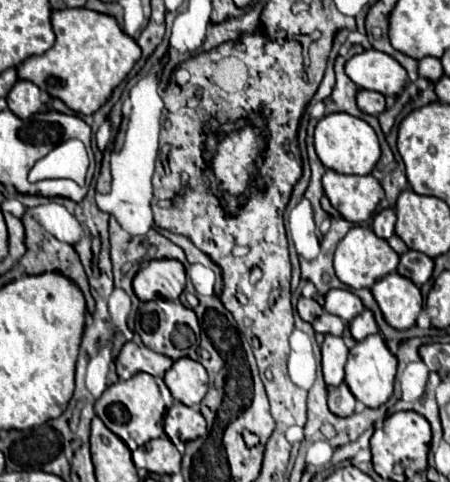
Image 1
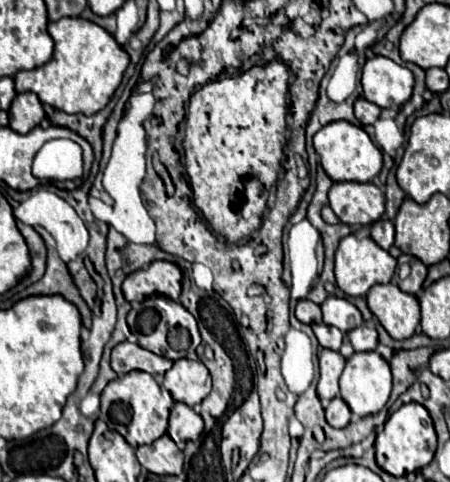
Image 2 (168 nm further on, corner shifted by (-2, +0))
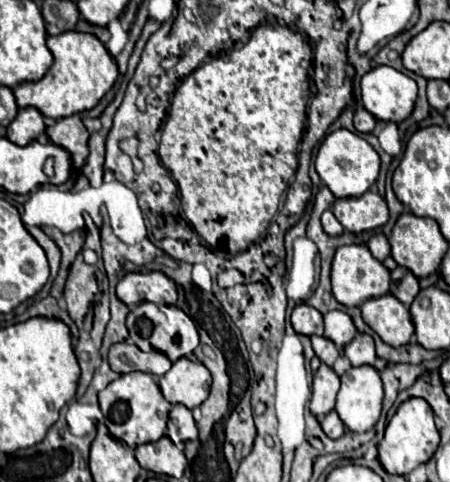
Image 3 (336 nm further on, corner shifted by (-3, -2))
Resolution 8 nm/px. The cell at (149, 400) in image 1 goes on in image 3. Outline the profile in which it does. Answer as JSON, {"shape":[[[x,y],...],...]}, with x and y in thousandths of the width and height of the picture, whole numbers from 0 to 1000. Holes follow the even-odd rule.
{"shape":[[[293,770],[267,778],[258,790],[249,790],[236,807],[218,815],[218,828],[222,828],[222,849],[231,857],[231,882],[240,886],[240,894],[258,911],[284,919],[293,932],[316,919],[351,915],[364,902],[373,853],[382,840],[364,828],[349,784],[333,774]]]}

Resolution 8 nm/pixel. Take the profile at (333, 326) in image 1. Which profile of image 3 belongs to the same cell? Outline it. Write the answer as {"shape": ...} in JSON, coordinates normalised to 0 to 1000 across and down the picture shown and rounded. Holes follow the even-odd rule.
{"shape":[[[693,695],[693,720],[698,720],[698,732],[711,741],[711,749],[729,753],[729,757],[742,757],[747,741],[756,737],[747,712],[738,712],[729,699]]]}

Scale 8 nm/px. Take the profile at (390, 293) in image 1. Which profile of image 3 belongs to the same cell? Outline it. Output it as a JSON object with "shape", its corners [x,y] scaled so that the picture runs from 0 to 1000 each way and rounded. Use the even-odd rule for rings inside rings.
{"shape":[[[871,608],[831,616],[804,629],[809,666],[871,720],[893,720],[920,695],[920,666],[911,641]]]}

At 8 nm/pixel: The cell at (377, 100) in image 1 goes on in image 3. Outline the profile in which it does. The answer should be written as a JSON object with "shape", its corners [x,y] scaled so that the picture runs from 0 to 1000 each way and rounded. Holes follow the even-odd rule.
{"shape":[[[800,218],[800,222],[791,226],[791,234],[787,234],[787,263],[791,263],[791,272],[800,272],[800,276],[822,276],[822,272],[831,268],[831,259],[836,259],[831,239],[818,234],[818,230]]]}

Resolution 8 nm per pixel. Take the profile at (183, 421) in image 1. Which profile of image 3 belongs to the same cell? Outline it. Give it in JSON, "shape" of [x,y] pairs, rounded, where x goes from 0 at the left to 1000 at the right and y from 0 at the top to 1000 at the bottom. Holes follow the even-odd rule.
{"shape":[[[387,840],[378,849],[373,869],[373,898],[369,898],[396,932],[409,932],[409,919],[440,911],[442,896],[436,873],[427,865],[427,853],[409,840]]]}

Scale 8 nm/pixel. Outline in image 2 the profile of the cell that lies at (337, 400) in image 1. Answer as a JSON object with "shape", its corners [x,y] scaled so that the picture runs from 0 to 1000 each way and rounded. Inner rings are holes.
{"shape":[[[744,824],[744,828],[731,832],[731,840],[727,840],[727,849],[722,849],[722,865],[727,865],[727,878],[731,878],[736,886],[758,890],[758,886],[767,886],[767,882],[776,878],[780,853],[776,853],[771,840],[762,836],[762,828]]]}

